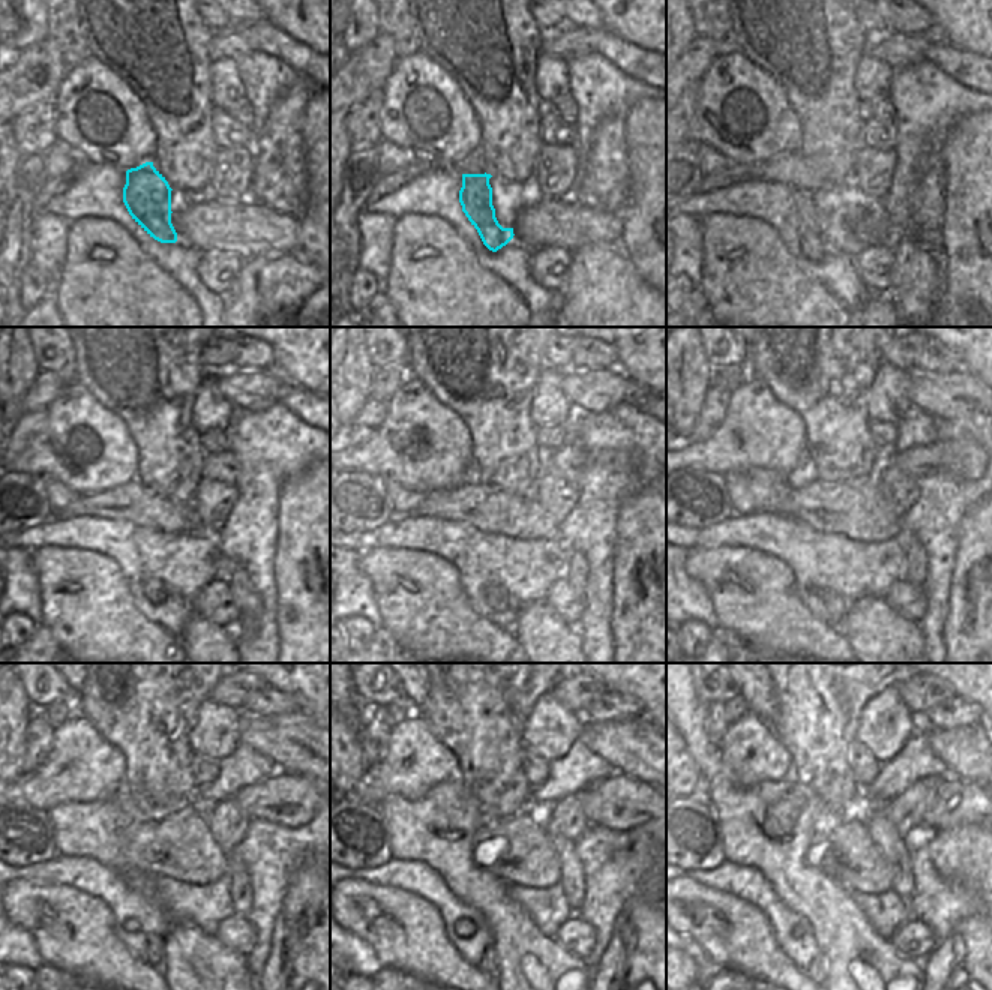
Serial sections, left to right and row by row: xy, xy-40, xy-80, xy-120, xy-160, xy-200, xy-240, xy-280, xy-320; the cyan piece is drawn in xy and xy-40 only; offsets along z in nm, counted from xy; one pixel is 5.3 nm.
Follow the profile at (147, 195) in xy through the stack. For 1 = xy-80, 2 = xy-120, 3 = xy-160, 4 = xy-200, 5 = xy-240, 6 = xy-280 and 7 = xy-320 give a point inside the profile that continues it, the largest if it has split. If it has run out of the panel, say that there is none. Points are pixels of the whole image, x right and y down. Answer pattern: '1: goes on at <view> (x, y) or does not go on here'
1: goes on at xy-80 (827, 251)
2: goes on at xy-120 (156, 591)
3: goes on at xy-160 (496, 597)
4: goes on at xy-200 (836, 605)
5: goes on at xy-240 (156, 948)
6: goes on at xy-280 (486, 963)
7: goes on at xy-320 (818, 968)

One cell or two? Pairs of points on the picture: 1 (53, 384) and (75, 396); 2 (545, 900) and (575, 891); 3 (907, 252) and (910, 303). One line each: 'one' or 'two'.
1: two
2: two
3: one

